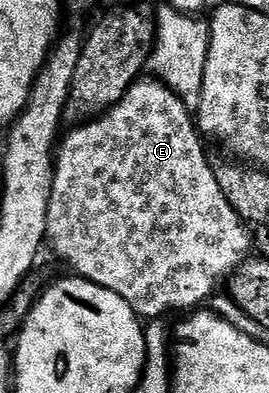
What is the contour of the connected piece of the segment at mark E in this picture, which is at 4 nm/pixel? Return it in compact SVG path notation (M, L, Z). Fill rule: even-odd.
M146 78L138 79L137 83L132 84L132 86L127 90L127 94L123 94L123 98L119 101L119 103L114 104L108 112L102 112L100 116L88 122L78 123L76 127L74 127L77 129L75 129L74 132L67 133L66 136L64 133L63 139L60 141L59 147L55 152L53 189L49 195L49 205L47 206L47 226L45 227L45 239L47 241L48 247L53 247L54 250L57 251L58 254L61 255L62 258L65 259L66 262L69 263L75 271L77 271L74 273L76 273L80 279L90 280L99 286L103 286L107 290L111 290L115 294L119 294L119 298L123 298L123 302L127 302L129 305L131 305L133 311L137 313L138 317L146 318L145 316L153 316L149 318L161 318L161 315L163 315L164 312L173 312L176 310L176 308L189 308L185 310L193 310L198 306L204 305L201 303L203 303L204 300L207 299L208 296L216 290L217 283L219 283L221 279L222 283L222 281L224 281L226 277L228 277L234 271L234 269L236 269L238 265L241 264L242 260L246 259L246 257L250 255L251 237L249 235L248 228L245 227L245 224L239 218L239 214L235 214L235 210L227 202L227 198L223 194L223 190L219 190L219 182L213 173L214 165L212 163L209 164L208 158L205 157L205 148L203 145L201 145L201 143L203 143L202 137L199 135L199 129L195 123L194 117L191 115L190 109L188 112L188 110L185 109L184 102L181 101L184 99L182 99L178 93L174 92L172 88L168 88L168 86L162 84L160 80L156 78L148 78L149 80L145 79Z

